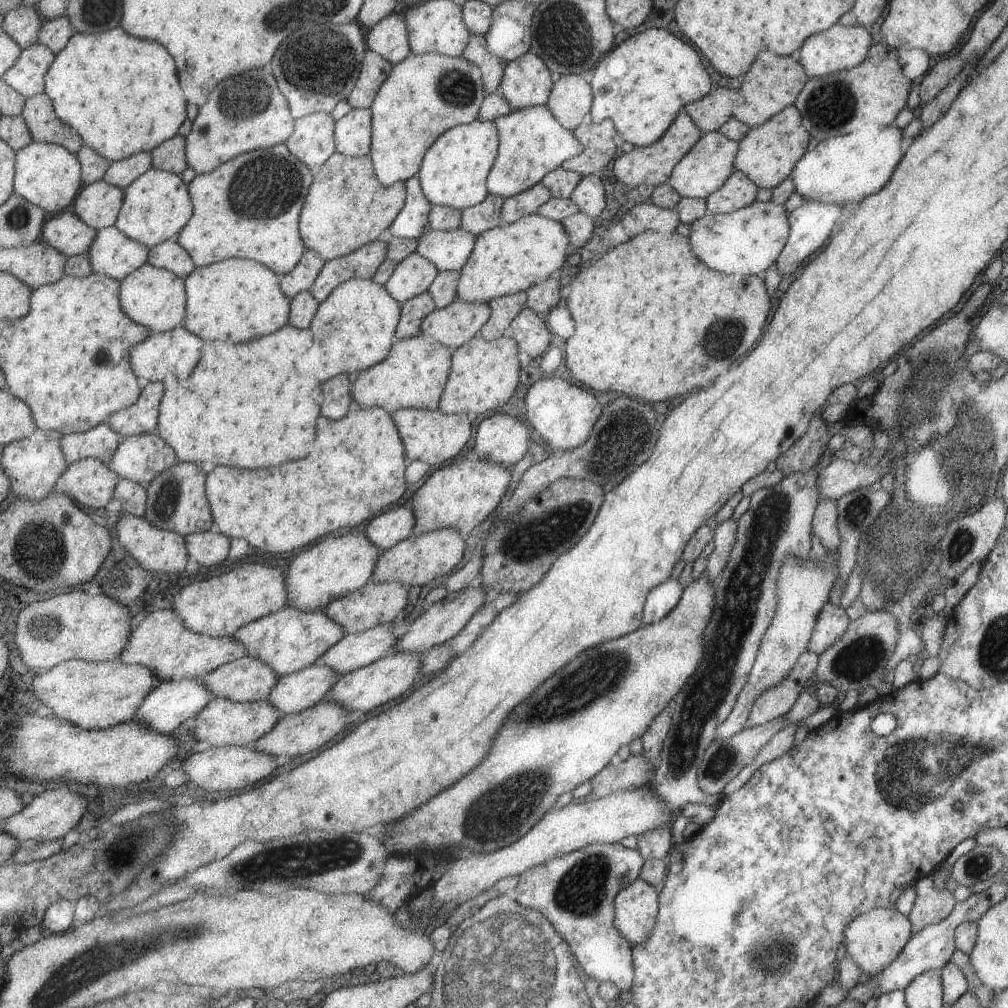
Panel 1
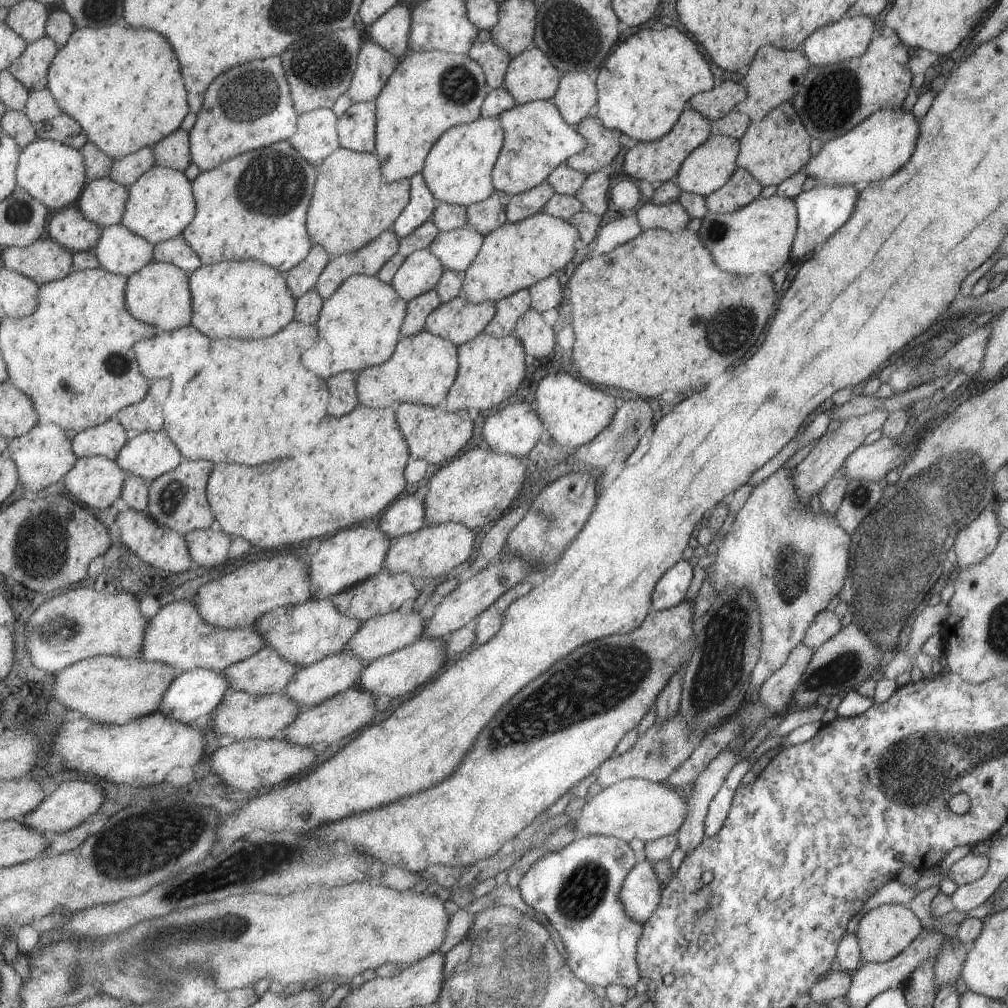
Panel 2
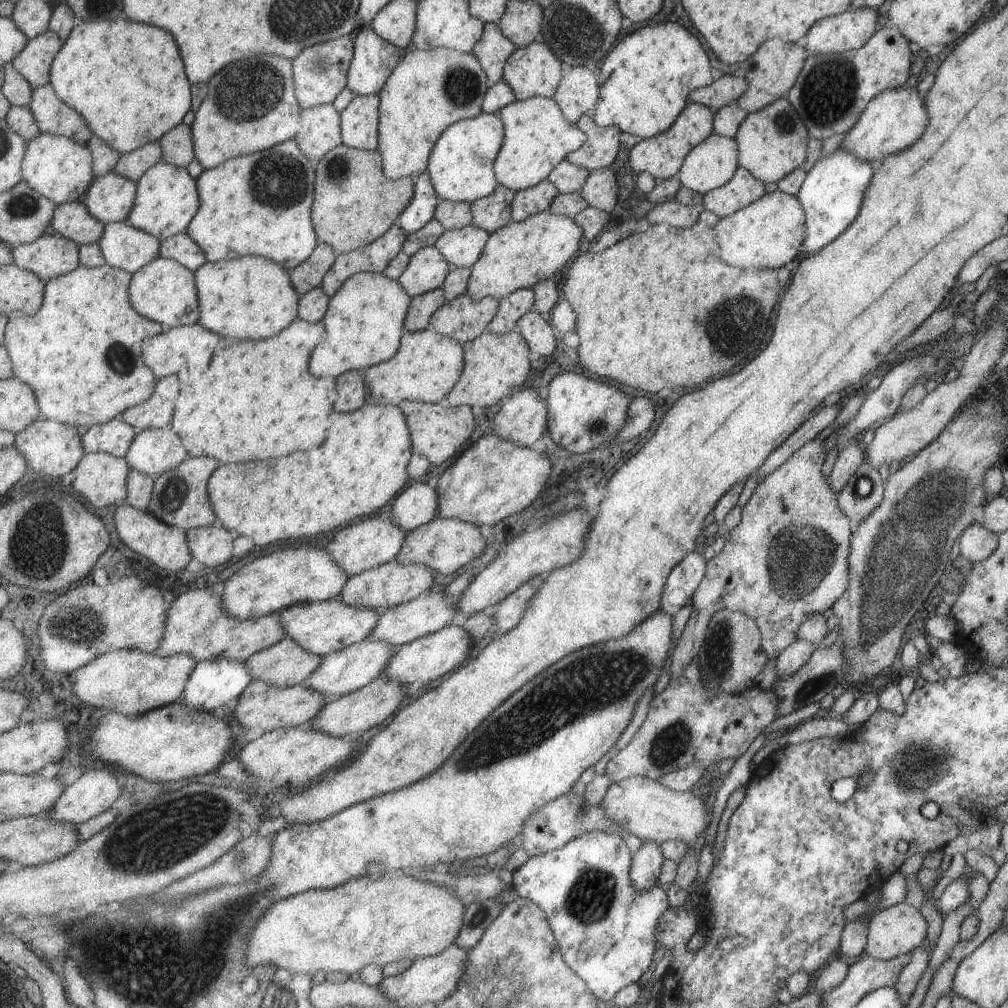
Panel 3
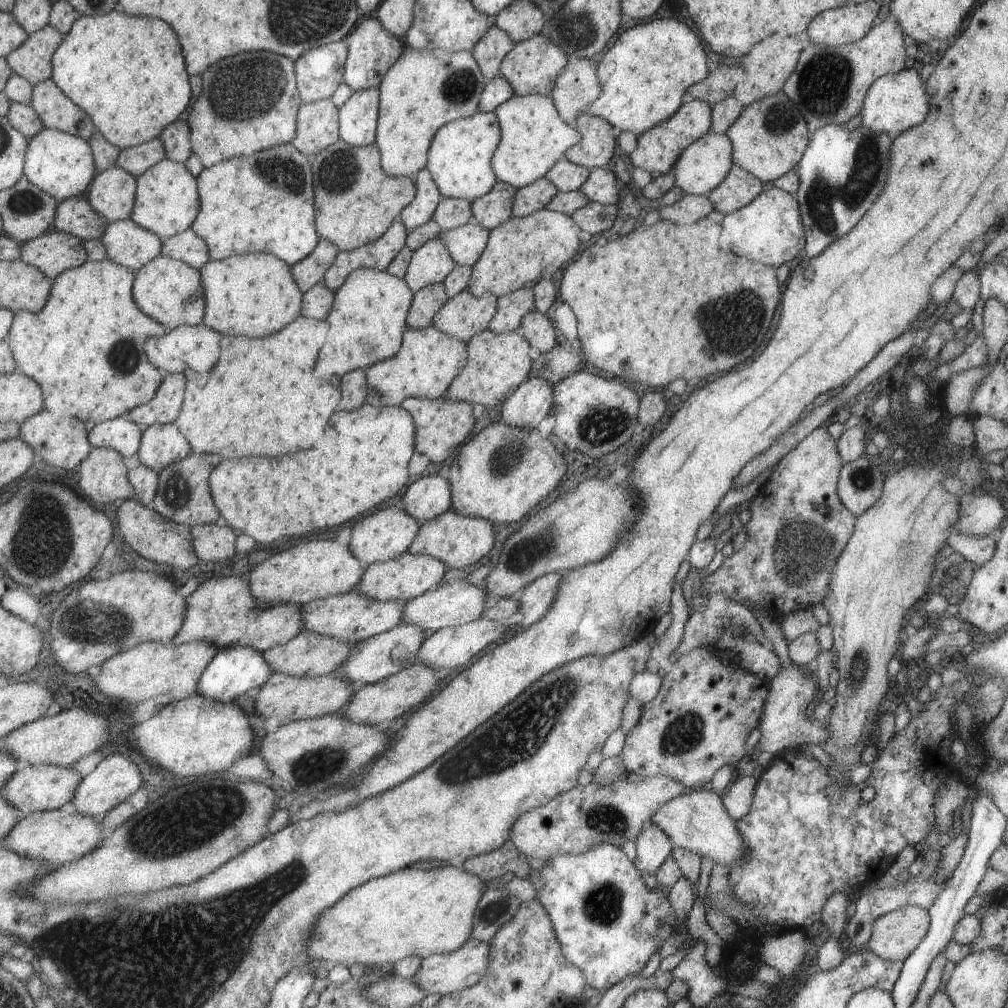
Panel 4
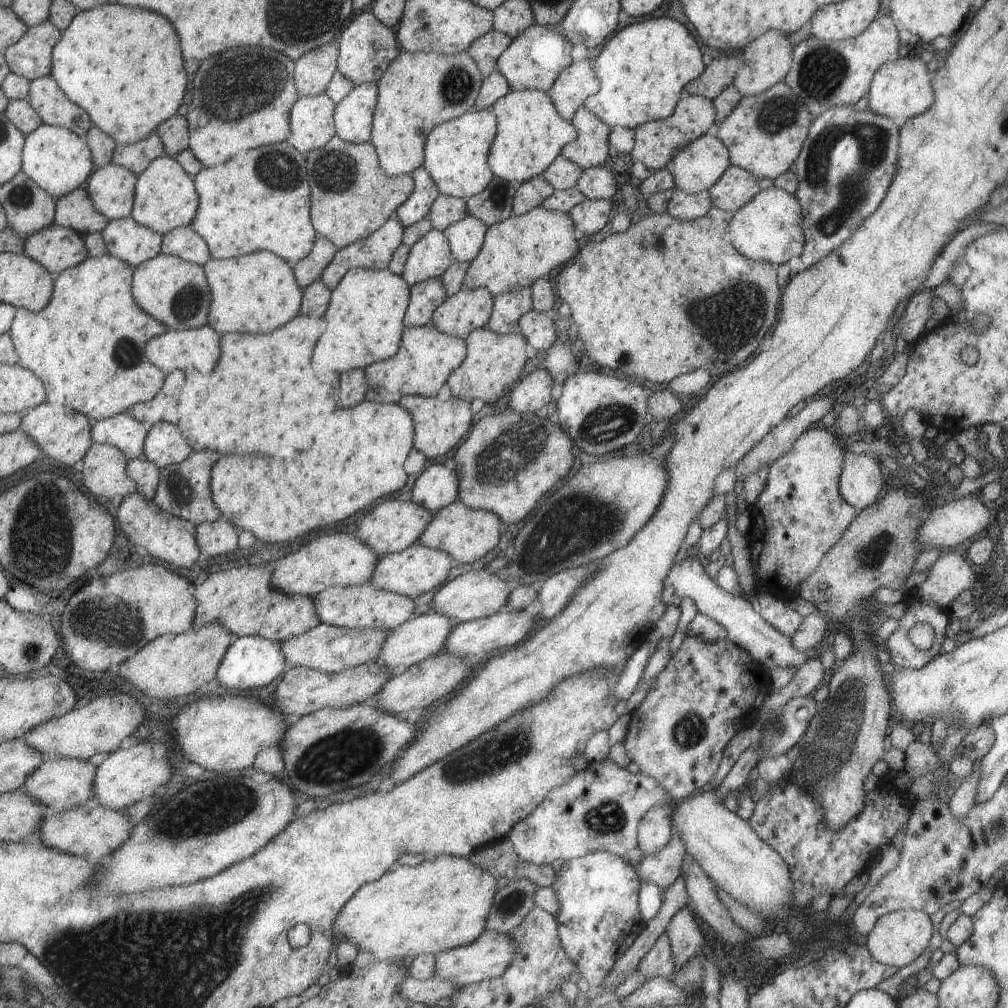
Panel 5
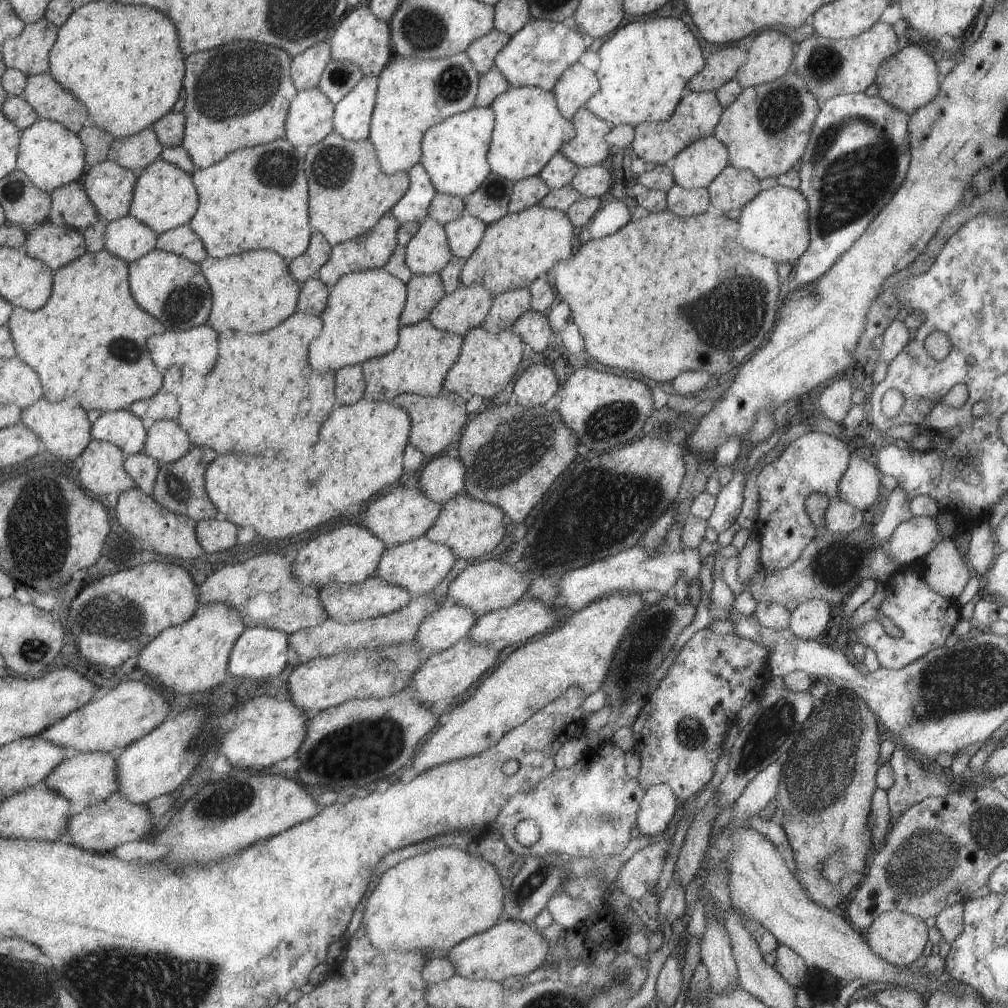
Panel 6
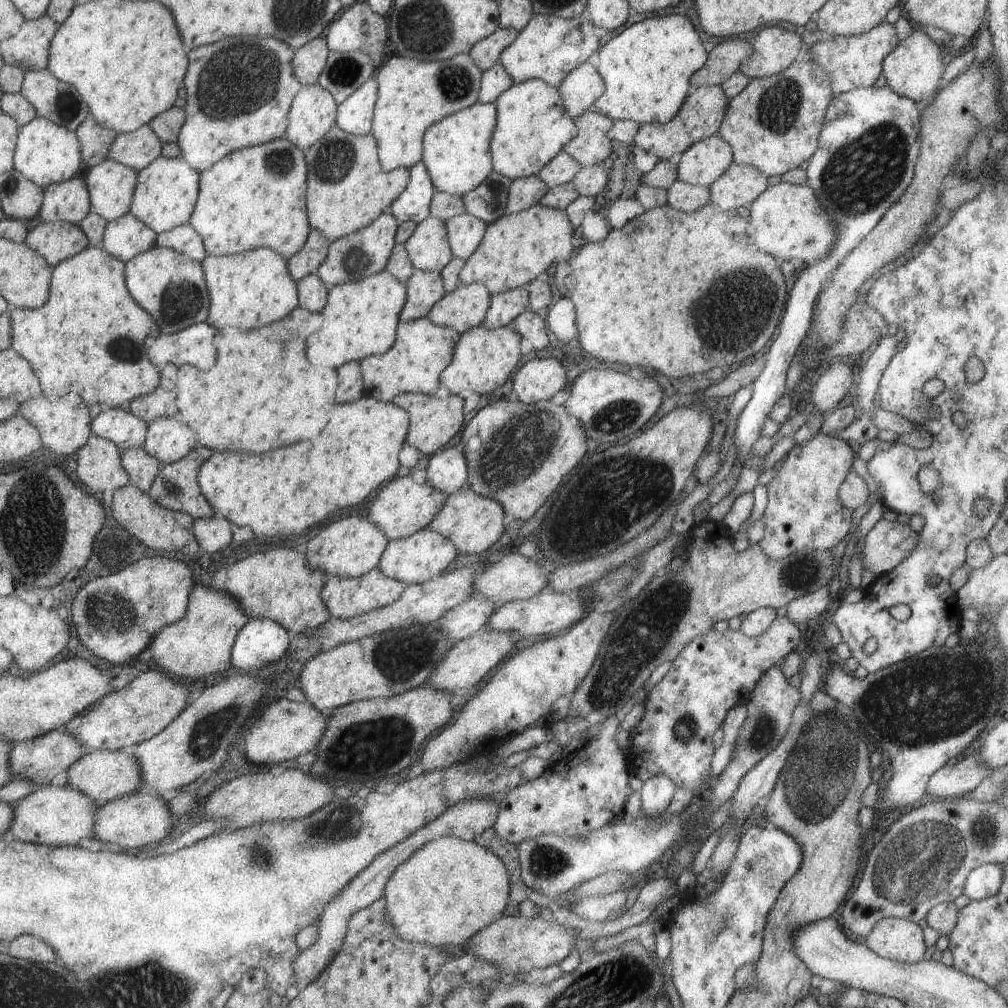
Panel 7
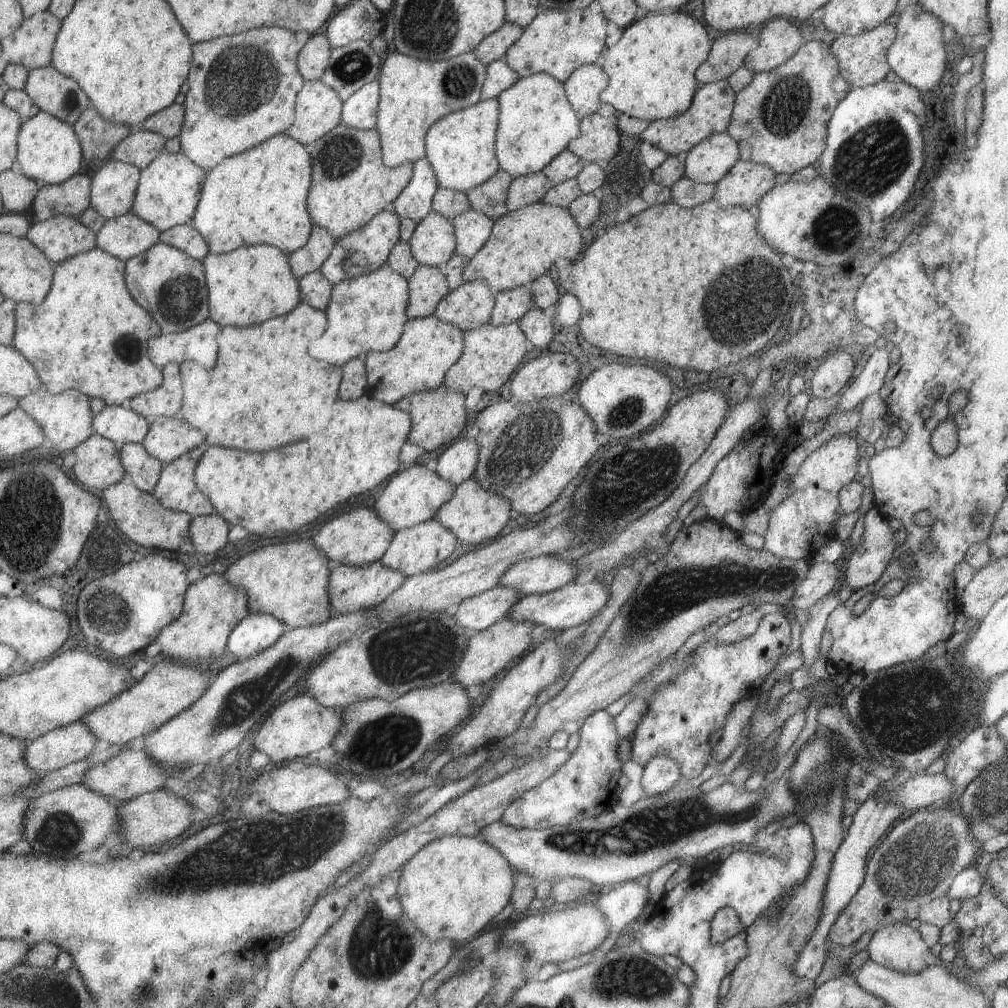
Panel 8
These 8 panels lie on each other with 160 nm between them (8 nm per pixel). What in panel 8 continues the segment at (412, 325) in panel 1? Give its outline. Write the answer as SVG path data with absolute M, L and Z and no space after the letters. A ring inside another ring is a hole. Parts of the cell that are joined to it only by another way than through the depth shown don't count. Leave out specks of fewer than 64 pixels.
M419 265L406 281L408 304L405 314L408 319L433 315L437 302L450 291L442 267Z

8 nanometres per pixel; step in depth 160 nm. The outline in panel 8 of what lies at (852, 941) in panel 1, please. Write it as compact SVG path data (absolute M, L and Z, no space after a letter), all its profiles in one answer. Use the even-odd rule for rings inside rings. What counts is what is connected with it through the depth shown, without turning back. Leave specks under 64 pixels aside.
M893 923L874 931L866 951L869 960L902 973L916 973L929 965L942 964L929 951L919 931L904 923Z

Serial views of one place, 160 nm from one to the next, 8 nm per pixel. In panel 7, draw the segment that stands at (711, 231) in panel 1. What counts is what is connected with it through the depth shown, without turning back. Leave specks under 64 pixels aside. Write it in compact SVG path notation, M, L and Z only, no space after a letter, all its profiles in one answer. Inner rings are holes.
M780 182L768 186L748 204L747 209L746 233L759 250L785 261L797 258L807 265L814 265L829 254L836 225L830 222L829 215L807 185Z

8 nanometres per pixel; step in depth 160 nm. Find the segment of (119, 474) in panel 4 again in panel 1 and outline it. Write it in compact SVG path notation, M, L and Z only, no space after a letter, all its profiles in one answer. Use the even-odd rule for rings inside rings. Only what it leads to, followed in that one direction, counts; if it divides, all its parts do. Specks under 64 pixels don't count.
M87 457L68 464L65 472L59 476L54 485L75 504L79 504L79 507L98 509L103 508L112 499L113 489L119 479L119 476L110 471L105 463L93 457Z

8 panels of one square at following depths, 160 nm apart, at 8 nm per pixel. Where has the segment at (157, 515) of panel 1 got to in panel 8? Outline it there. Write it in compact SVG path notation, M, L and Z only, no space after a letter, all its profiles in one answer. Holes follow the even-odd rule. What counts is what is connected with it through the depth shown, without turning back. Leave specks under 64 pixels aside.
M199 445L192 448L189 452L181 454L175 460L162 465L157 482L151 494L166 508L180 513L190 514L192 517L197 515L214 514L215 510L210 500L200 493L195 486L194 470L199 462L201 455L205 452L205 446Z

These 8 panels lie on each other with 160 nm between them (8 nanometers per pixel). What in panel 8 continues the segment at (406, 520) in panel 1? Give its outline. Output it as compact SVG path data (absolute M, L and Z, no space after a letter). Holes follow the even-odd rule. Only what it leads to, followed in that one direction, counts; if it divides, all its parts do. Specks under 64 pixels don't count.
M475 439L450 443L436 458L435 474L457 486L473 476L478 457L478 444Z

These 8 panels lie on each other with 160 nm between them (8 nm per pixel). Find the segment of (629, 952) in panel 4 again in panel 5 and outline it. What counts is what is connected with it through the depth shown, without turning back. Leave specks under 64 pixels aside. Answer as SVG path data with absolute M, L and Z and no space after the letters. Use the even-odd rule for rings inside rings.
M606 851L591 852L583 857L568 859L563 862L561 870L555 873L550 888L553 888L557 900L558 910L554 918L557 922L559 943L565 957L569 958L578 969L578 975L591 987L599 986L603 978L608 976L614 963L629 949L637 934L640 934L645 927L646 922L639 916L639 886L638 874L627 860ZM603 914L609 914L607 936L603 930ZM587 930L595 930L595 940L587 940Z

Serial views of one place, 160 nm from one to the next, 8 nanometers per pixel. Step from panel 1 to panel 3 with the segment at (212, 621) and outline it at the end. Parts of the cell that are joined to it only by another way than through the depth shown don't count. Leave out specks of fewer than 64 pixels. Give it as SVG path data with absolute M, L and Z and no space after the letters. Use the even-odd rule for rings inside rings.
M297 546L275 550L267 556L255 558L241 566L233 576L223 582L221 608L240 620L258 618L279 612L298 603L320 602L337 598L347 580L345 570L329 558L325 548Z

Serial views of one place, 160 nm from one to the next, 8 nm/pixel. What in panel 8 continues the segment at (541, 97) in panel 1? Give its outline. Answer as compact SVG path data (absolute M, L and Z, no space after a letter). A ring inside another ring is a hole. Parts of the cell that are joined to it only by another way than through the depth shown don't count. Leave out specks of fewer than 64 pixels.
M587 7L570 11L540 9L537 16L522 30L521 36L508 46L503 59L519 78L545 73L562 83L578 66L593 63L604 50L607 34L605 25L606 20L601 12L595 14Z

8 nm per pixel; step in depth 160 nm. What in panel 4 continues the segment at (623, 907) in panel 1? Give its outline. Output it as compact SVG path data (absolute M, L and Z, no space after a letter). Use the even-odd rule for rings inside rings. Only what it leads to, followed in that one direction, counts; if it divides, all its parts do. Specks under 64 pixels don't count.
M646 822L634 841L637 858L632 864L640 874L651 874L657 870L665 858L670 856L672 845L669 838L657 829L655 824Z

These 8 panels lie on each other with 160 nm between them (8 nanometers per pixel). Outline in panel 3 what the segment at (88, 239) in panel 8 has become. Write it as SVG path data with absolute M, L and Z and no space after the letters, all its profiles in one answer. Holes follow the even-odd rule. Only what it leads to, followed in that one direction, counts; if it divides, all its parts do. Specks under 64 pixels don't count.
M43 234L33 242L11 247L12 264L36 274L42 282L47 279L67 274L79 265L78 246L62 236Z

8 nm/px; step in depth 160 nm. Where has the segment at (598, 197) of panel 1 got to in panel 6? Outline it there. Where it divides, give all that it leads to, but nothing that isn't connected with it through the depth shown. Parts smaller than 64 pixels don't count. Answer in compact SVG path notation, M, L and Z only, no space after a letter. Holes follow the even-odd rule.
M599 165L578 167L578 171L570 180L570 185L581 197L599 197L612 188L610 172Z

